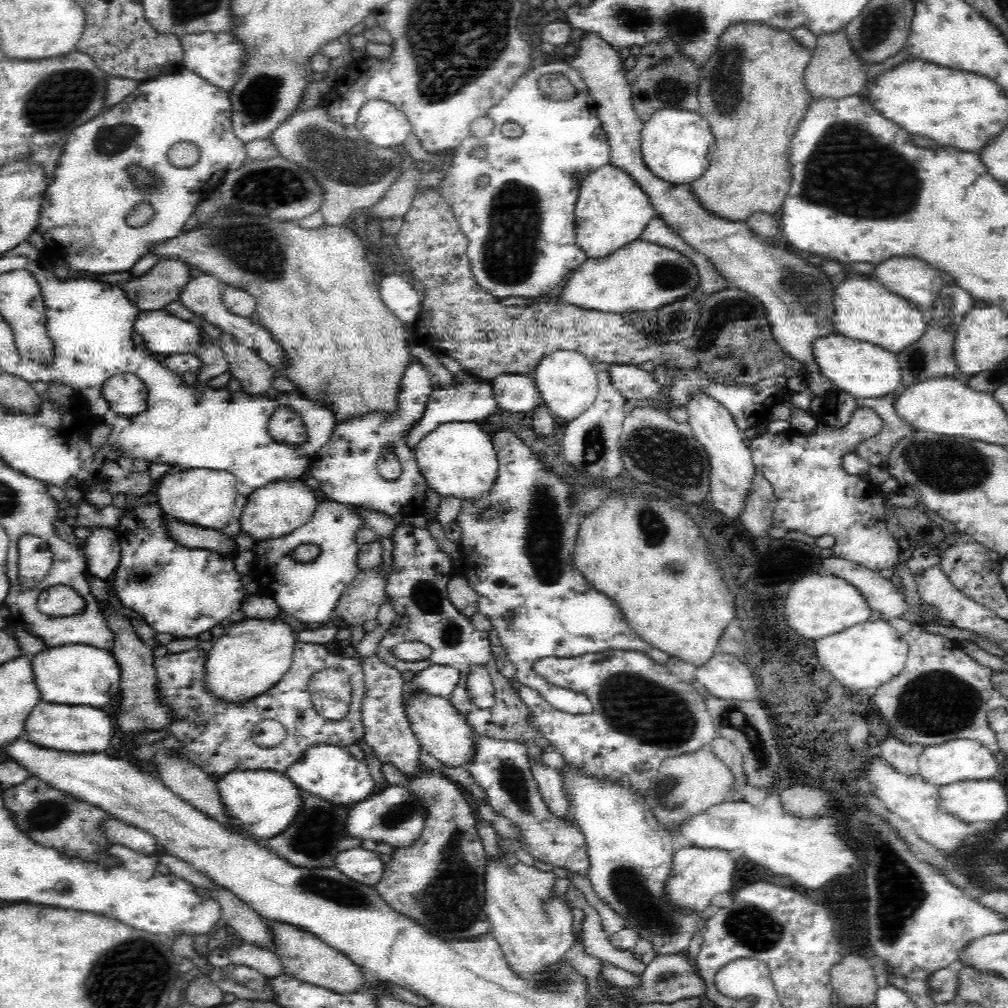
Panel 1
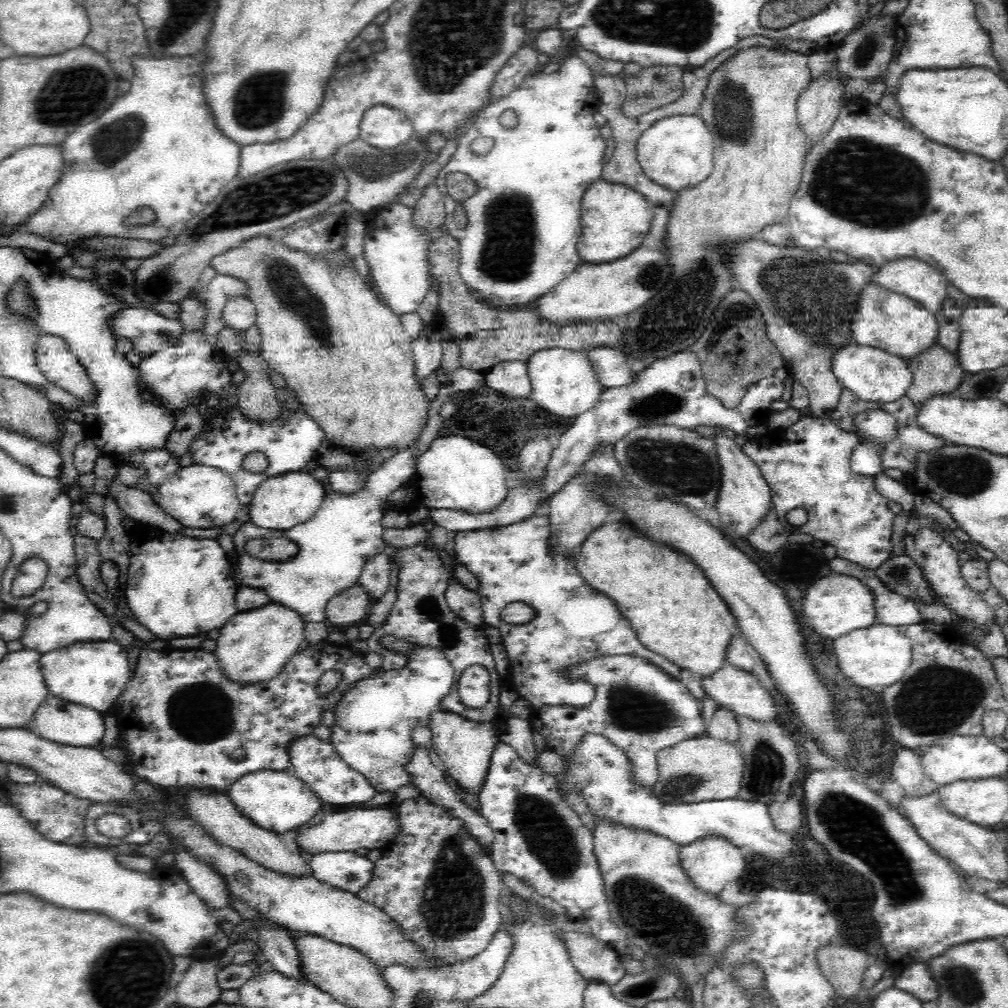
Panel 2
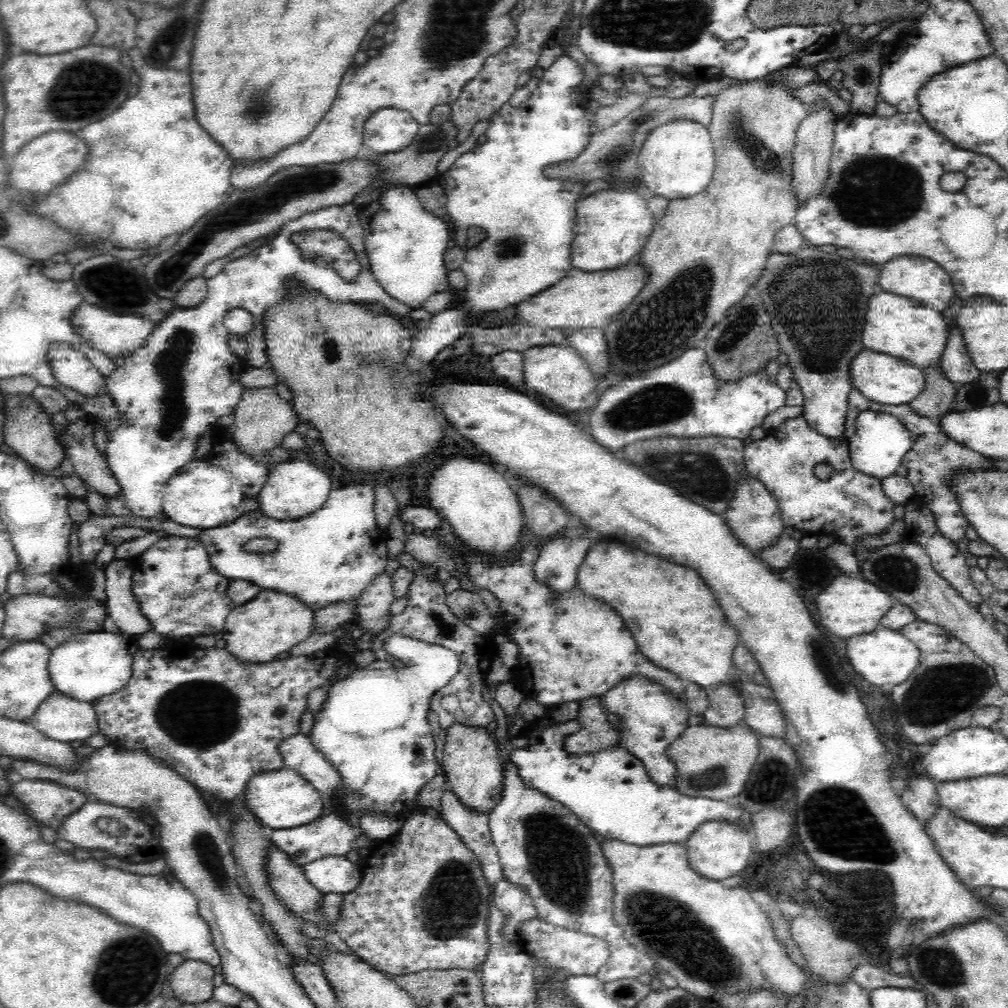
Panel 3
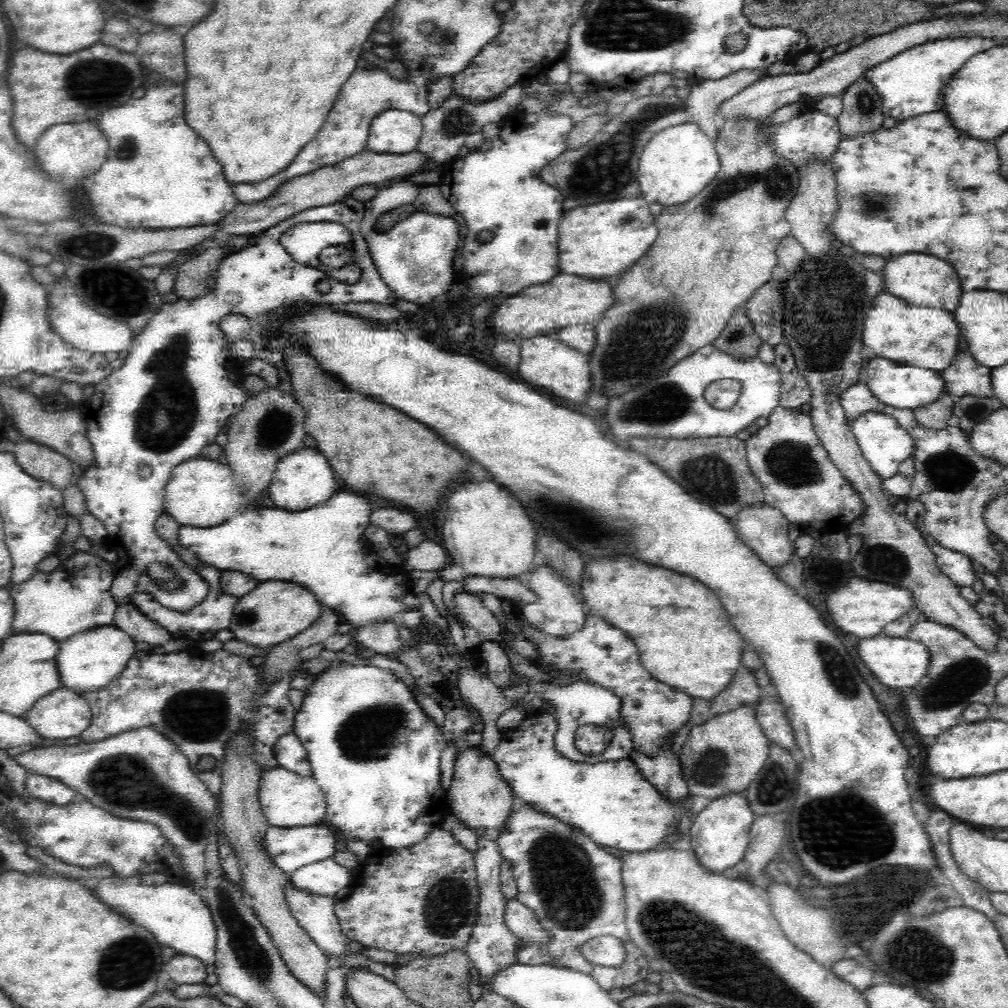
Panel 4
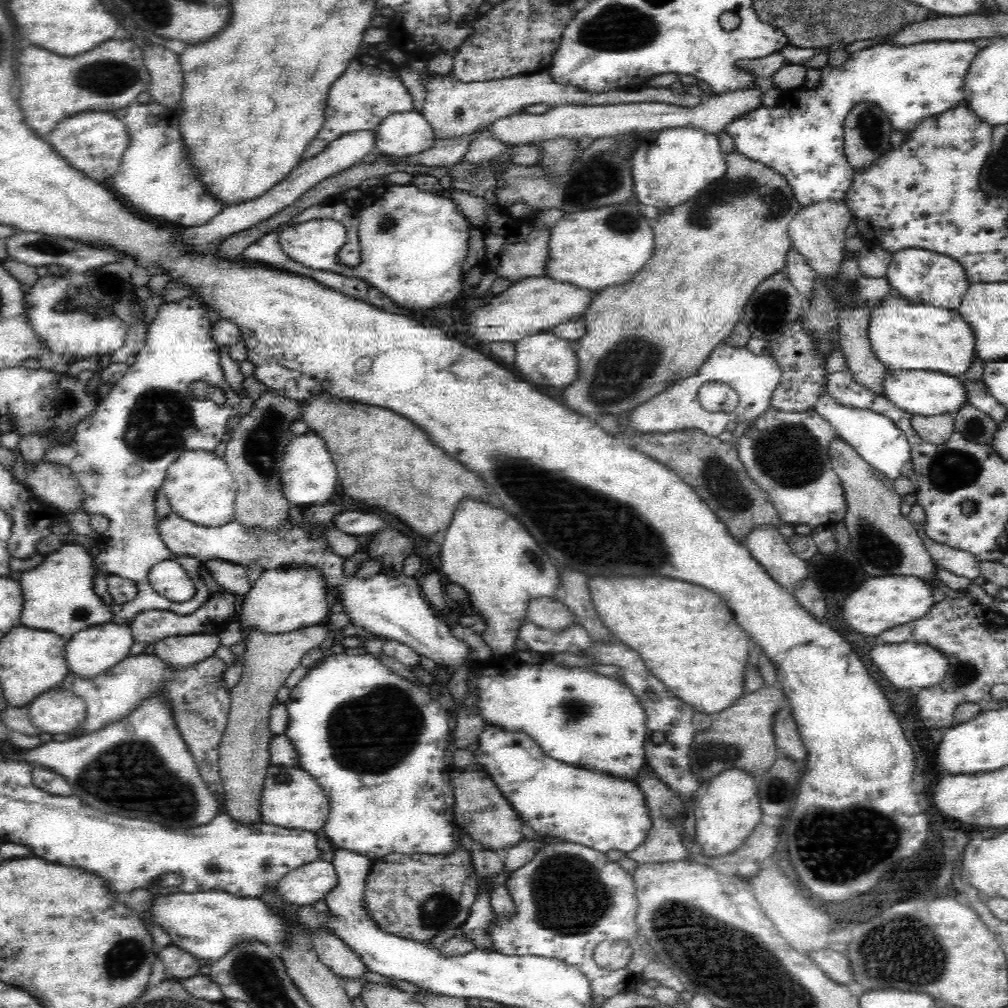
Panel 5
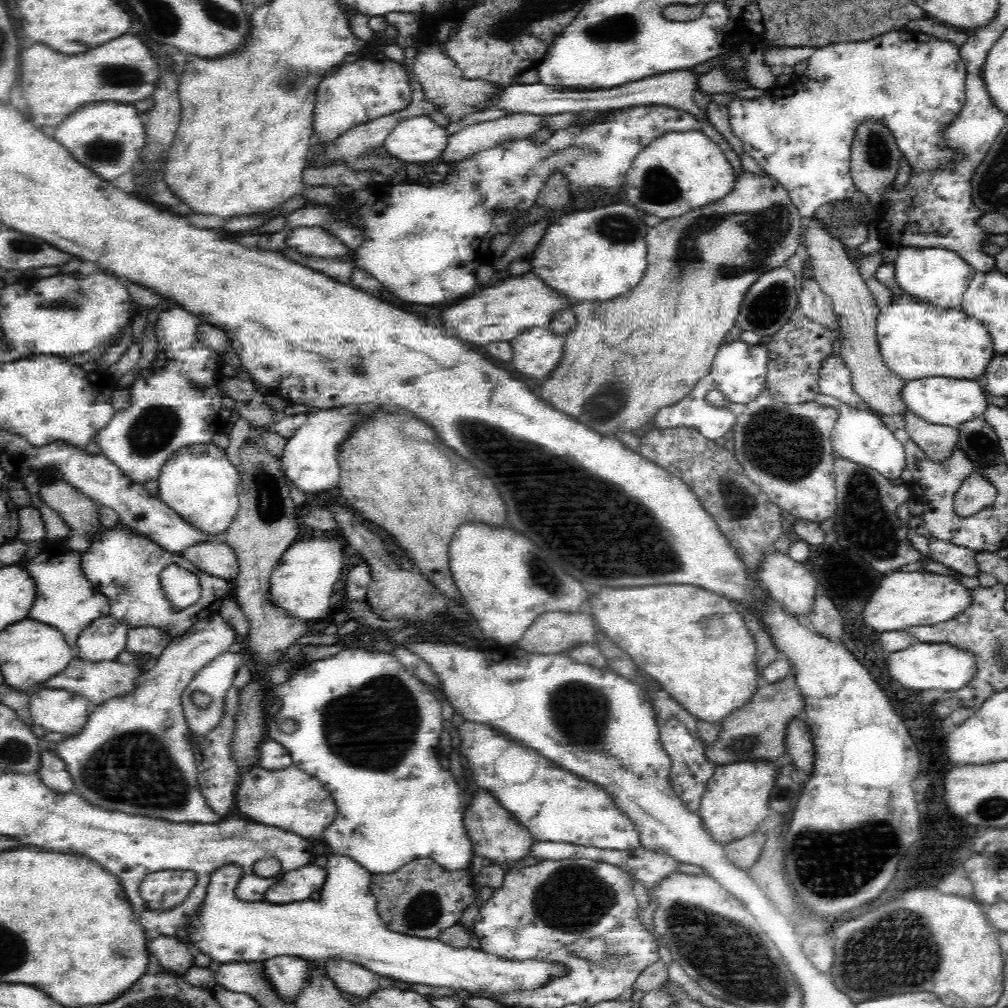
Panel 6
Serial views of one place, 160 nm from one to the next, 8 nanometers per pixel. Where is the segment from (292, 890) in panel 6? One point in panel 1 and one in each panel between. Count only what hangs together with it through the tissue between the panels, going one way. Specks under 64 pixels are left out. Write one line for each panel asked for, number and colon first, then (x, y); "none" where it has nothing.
1: (366, 866)
2: (347, 870)
3: (332, 874)
4: (327, 877)
5: (305, 885)

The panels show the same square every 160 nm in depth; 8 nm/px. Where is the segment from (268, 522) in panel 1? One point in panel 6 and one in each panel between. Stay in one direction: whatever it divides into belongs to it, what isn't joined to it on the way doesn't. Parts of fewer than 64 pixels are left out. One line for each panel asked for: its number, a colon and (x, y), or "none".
2: (284, 501)
3: (294, 489)
4: (302, 480)
5: (308, 476)
6: (309, 460)

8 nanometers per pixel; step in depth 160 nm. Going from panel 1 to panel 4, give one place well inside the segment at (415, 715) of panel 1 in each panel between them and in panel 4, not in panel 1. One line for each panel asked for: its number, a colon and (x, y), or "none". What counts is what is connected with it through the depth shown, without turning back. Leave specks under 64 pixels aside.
2: (464, 746)
3: (473, 771)
4: (478, 795)

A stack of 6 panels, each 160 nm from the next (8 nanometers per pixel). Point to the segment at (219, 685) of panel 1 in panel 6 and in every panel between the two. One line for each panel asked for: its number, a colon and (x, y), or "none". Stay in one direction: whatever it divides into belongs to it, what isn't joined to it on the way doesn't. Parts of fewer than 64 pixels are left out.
2: (253, 647)
3: (258, 632)
4: (275, 612)
5: (280, 602)
6: (301, 585)

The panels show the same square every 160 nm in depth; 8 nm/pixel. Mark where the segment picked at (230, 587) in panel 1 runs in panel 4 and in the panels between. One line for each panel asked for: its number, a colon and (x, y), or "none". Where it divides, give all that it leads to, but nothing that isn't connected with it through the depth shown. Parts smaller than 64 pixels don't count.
2: (177, 587)
3: (178, 591)
4: (202, 622)

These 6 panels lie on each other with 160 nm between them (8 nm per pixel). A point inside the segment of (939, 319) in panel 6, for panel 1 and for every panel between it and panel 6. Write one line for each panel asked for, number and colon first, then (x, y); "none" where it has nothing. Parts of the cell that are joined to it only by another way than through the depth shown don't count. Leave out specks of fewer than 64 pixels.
1: (863, 309)
2: (882, 318)
3: (893, 325)
4: (912, 335)
5: (903, 335)

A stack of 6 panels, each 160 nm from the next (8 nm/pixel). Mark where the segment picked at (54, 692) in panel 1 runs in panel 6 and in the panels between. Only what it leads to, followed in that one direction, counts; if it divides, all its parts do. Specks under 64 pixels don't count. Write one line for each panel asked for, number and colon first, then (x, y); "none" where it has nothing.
2: (93, 674)
3: (90, 666)
4: (88, 661)
5: (90, 652)
6: (103, 639)

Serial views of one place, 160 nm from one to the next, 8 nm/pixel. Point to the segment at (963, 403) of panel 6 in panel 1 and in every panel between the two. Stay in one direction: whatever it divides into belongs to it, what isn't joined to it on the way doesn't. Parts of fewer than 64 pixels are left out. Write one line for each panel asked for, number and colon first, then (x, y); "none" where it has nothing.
1: (862, 369)
2: (873, 375)
3: (882, 378)
4: (906, 387)
5: (925, 392)

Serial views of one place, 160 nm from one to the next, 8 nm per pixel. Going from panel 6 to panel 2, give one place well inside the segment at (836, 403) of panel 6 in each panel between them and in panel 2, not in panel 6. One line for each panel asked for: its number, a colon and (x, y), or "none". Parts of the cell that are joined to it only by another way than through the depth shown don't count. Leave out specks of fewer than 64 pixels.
2: (876, 427)
3: (880, 440)
4: (884, 444)
5: (881, 443)

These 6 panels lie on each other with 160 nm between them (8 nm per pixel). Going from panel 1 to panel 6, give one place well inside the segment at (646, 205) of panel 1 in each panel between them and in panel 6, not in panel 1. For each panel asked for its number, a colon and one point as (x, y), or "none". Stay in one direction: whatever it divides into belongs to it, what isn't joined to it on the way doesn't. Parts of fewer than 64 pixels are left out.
2: (615, 219)
3: (613, 227)
4: (600, 240)
5: (596, 248)
6: (600, 253)

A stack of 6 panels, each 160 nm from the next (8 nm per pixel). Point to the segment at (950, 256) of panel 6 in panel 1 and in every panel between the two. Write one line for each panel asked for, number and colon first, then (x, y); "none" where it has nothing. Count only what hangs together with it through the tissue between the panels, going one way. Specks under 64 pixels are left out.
1: (914, 279)
2: (915, 279)
3: (923, 280)
4: (921, 279)
5: (923, 277)

